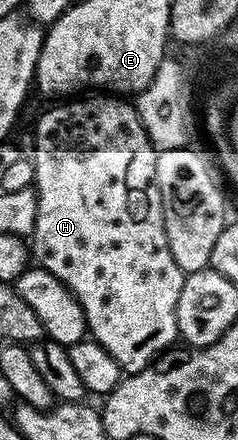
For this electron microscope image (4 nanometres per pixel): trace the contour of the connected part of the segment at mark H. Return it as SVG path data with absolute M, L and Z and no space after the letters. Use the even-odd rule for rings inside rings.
M83 94L78 98L67 98L62 102L52 103L55 105L53 105L48 112L41 113L39 121L35 124L35 153L33 153L33 159L35 162L35 183L33 187L37 194L37 222L35 223L35 228L31 231L29 237L29 252L33 257L34 263L38 265L38 267L49 270L49 274L61 278L61 282L72 294L74 294L77 298L77 302L81 302L81 310L87 319L87 330L90 339L96 340L101 347L105 350L109 350L109 354L113 354L113 358L117 358L119 367L123 369L124 373L130 374L133 372L140 372L140 370L147 367L147 365L150 364L156 356L168 351L168 349L176 343L177 337L179 336L179 327L177 326L177 298L181 298L181 286L183 285L183 277L185 274L179 269L177 262L173 262L173 254L169 254L169 242L165 238L165 222L163 221L163 211L161 210L161 194L157 190L157 182L155 181L155 158L157 155L157 149L147 136L147 132L140 120L140 115L136 112L136 105L131 102L126 104L126 102L128 102L126 99L120 98L115 94L107 94L111 96L95 95L99 94Z

